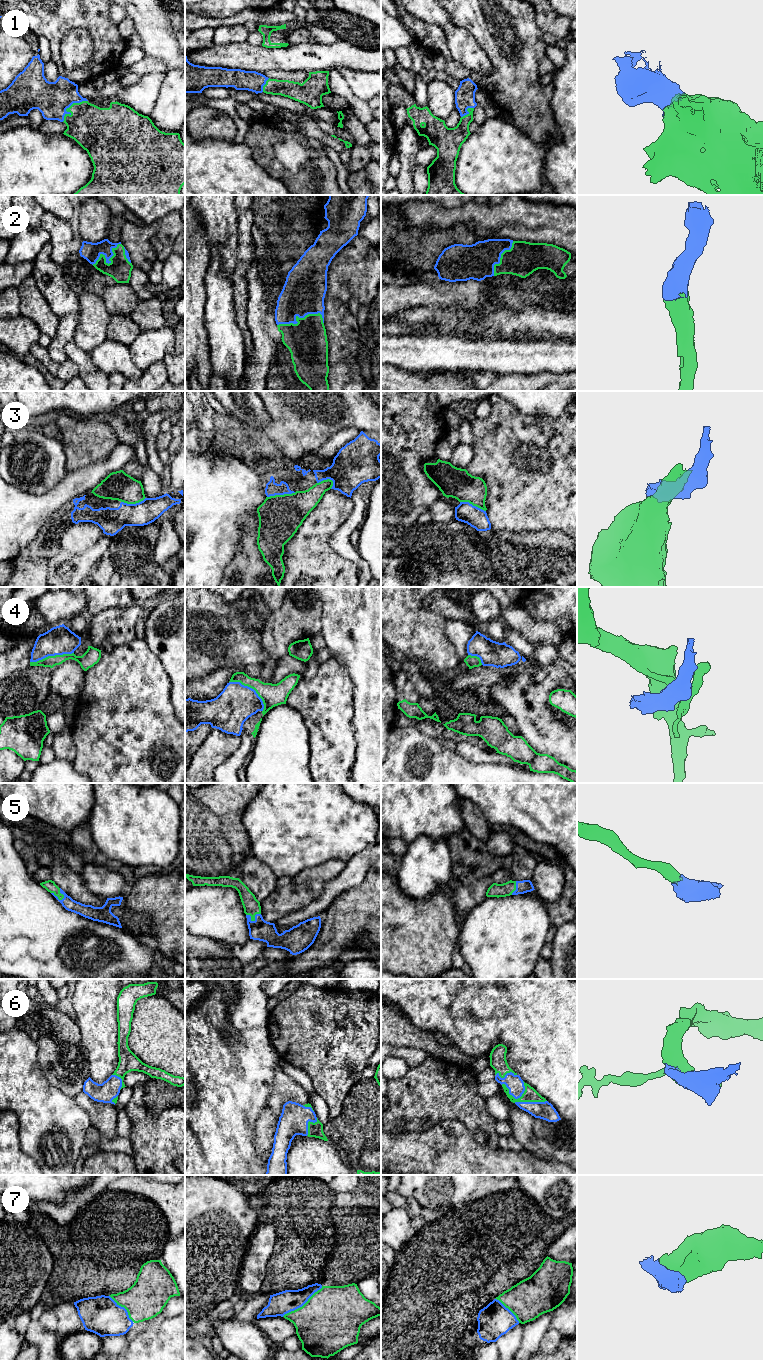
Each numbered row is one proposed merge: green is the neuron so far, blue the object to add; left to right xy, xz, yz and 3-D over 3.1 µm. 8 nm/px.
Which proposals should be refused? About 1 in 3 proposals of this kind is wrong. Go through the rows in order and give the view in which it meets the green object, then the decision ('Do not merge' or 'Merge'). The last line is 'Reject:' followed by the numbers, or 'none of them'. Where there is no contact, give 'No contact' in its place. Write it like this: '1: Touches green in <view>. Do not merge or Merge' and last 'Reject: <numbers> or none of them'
1: Touches green in xy. Merge
2: Touches green in xz. Merge
3: Touches green in xz. Do not merge
4: Touches green in xz. Do not merge
5: Touches green in xy. Merge
6: Touches green in yz. Merge
7: Touches green in xz. Do not merge
Reject: 3, 4, 7

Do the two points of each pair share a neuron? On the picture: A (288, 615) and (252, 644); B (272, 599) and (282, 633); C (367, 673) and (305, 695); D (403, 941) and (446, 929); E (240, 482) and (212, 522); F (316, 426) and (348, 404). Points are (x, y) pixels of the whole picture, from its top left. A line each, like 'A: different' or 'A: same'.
A: different
B: different
C: different
D: same
E: same
F: same

